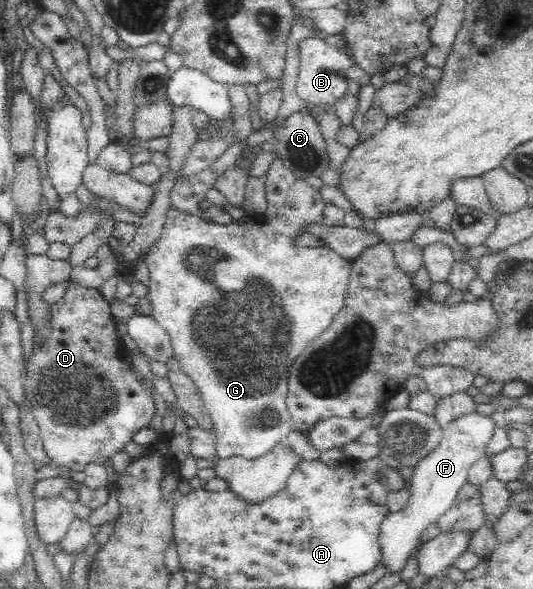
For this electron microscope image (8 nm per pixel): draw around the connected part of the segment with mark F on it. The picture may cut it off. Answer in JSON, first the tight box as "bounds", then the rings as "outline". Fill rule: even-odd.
{"bounds":[379,412,495,573],"outline":[[[477,412],[460,415],[442,428],[443,435],[438,446],[414,467],[408,486],[407,505],[397,512],[389,512],[380,523],[379,565],[385,568],[385,573],[401,572],[411,556],[415,555],[413,551],[420,547],[423,532],[453,505],[459,490],[467,483],[469,468],[477,460],[488,457],[486,449],[495,428],[491,416]]]}

